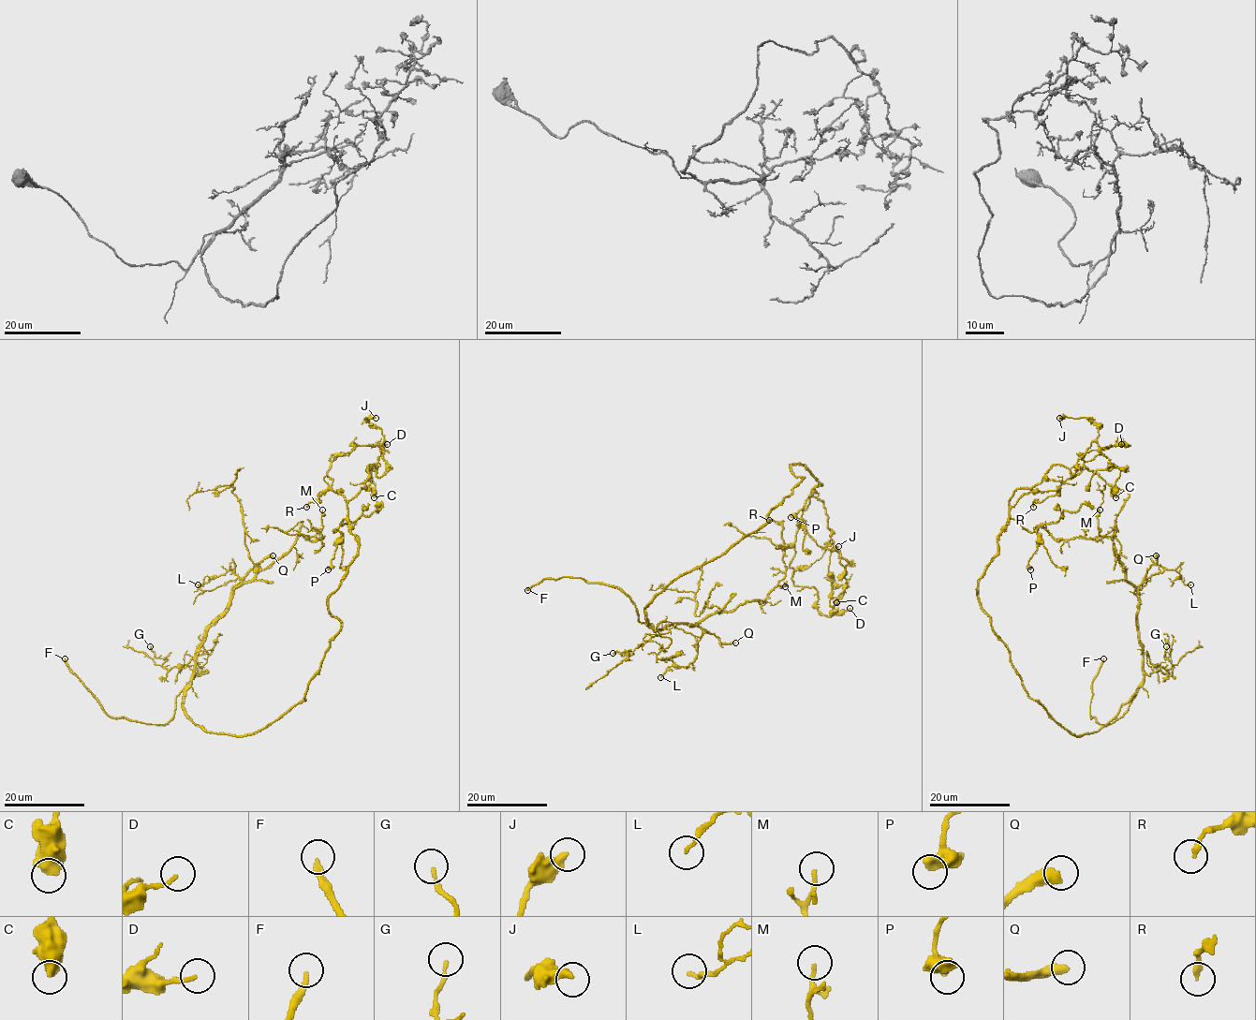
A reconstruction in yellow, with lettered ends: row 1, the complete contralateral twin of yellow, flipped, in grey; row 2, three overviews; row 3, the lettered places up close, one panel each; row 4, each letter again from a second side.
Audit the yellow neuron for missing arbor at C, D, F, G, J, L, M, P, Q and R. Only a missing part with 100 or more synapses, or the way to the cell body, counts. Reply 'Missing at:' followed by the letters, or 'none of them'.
Missing at: F, Q

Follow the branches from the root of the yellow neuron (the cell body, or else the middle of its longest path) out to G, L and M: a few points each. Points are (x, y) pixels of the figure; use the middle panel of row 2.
G: (751, 533), (680, 574), (645, 607), (645, 619), (671, 640), (667, 647), (648, 640), (626, 659), (613, 653)
L: (751, 533), (680, 574), (645, 607), (656, 630), (685, 623), (703, 631), (697, 657), (660, 677)
M: (751, 533), (674, 578), (645, 607), (645, 619), (656, 630), (696, 625), (785, 586)

